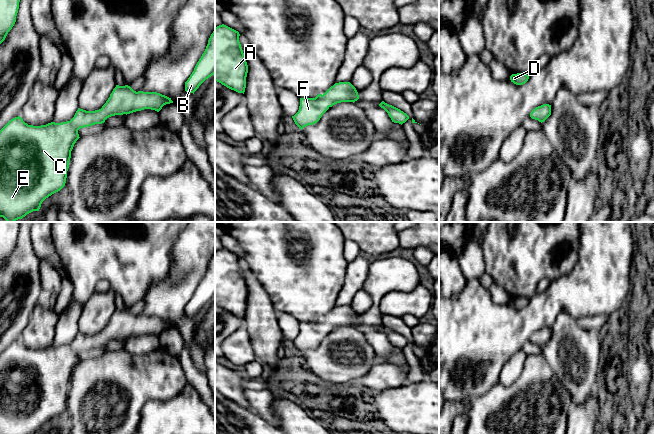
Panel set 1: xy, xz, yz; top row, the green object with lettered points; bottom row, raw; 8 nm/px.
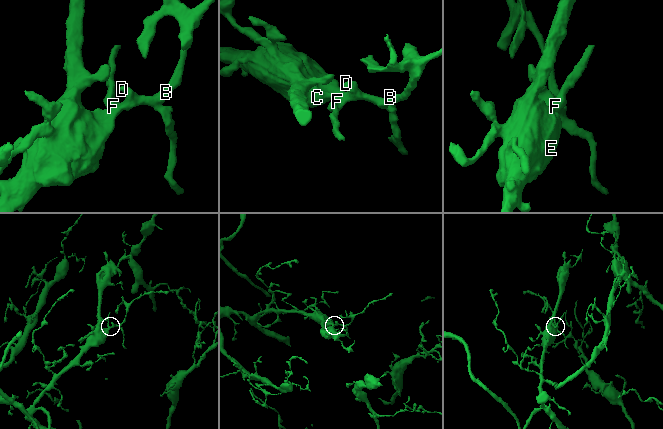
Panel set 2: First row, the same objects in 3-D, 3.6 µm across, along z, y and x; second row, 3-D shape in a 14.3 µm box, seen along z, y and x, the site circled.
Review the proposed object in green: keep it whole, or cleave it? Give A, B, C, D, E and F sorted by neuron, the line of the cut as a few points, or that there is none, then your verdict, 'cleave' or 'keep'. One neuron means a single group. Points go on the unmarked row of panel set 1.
A B C D E F | no cut | keep

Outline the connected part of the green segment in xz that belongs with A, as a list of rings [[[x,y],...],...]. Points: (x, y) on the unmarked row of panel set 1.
[[[224,248],[215,252],[215,305],[244,318],[248,289],[239,260],[238,255]]]

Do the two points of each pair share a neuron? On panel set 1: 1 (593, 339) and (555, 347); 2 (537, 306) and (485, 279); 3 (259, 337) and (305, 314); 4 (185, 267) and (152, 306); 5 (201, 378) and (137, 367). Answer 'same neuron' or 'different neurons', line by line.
1: same neuron
2: different neurons
3: different neurons
4: same neuron
5: different neurons

